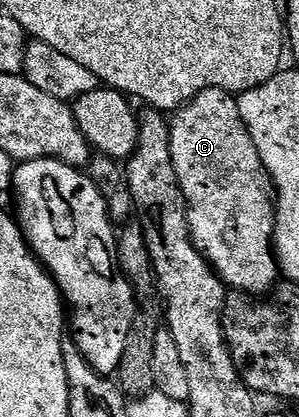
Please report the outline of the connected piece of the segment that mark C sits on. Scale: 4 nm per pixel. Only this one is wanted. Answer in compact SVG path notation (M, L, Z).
M208 89L190 101L172 118L169 134L171 159L185 196L189 214L189 234L202 257L213 266L230 290L242 295L265 295L279 278L275 252L277 206L273 181L255 147L255 139L239 115L237 97L226 89Z

